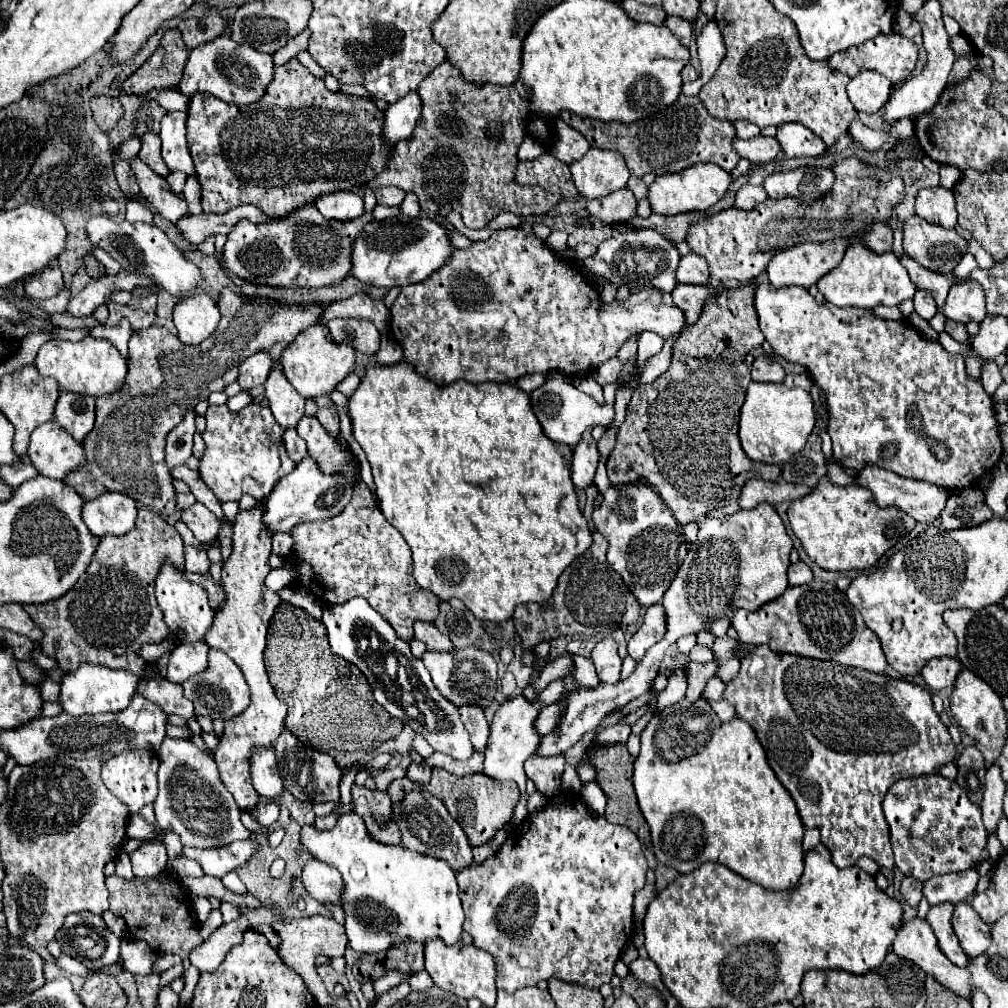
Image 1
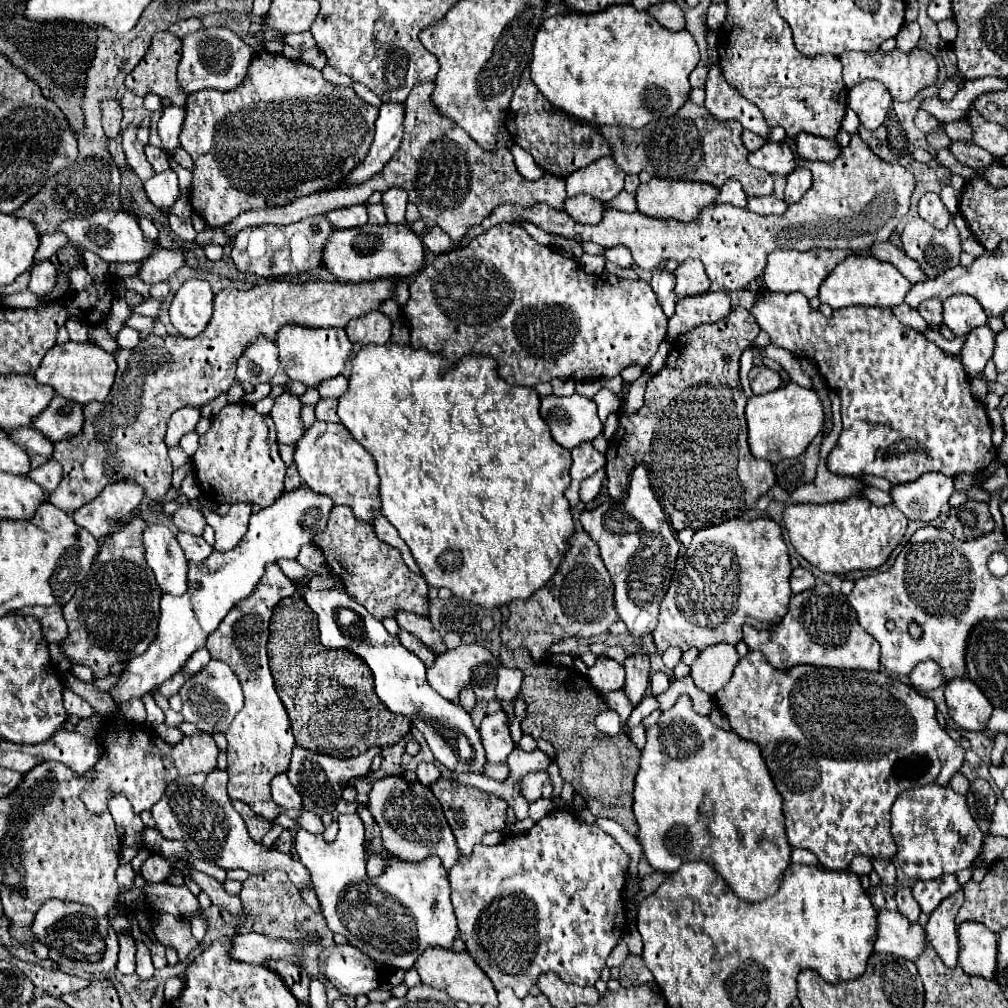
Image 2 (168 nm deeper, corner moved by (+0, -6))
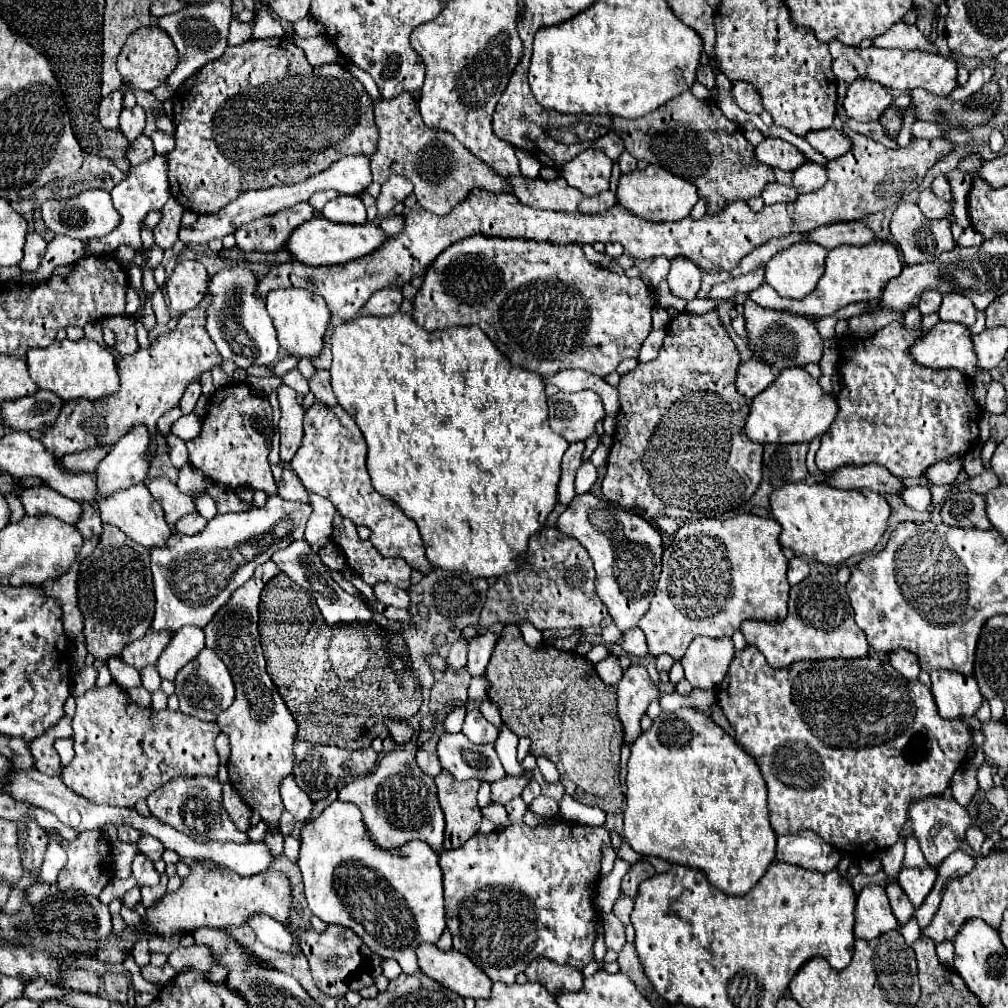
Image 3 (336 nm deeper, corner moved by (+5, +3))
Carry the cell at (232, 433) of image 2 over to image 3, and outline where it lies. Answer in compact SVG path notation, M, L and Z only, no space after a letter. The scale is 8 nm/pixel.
M228 384L214 392L208 412L202 422L200 436L186 442L190 464L204 472L214 484L226 488L252 488L266 494L276 494L276 480L272 476L268 454L272 448L272 406L246 384Z

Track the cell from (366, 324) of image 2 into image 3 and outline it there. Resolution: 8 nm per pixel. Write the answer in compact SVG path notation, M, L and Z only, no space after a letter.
M384 288L372 294L364 308L360 308L358 316L392 316L398 312L400 302L402 302L400 288Z

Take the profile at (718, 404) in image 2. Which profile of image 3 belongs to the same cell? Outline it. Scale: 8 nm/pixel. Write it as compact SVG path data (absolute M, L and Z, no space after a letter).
M716 310L674 316L666 326L660 356L648 364L638 364L618 384L620 412L602 494L622 508L638 508L648 520L662 516L678 520L718 518L742 508L760 486L764 446L750 442L744 432L748 400L740 398L736 390L738 364L740 354Z

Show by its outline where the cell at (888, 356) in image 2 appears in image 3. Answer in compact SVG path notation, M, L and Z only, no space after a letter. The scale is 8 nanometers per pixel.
M892 322L868 338L838 340L842 390L836 396L838 414L828 430L830 436L822 436L822 446L816 452L816 466L822 472L836 470L838 466L846 464L864 466L876 462L898 478L918 478L932 462L950 458L952 454L966 454L974 446L978 440L980 408L976 408L976 412L970 408L972 384L958 370L928 370L926 366L916 364L912 354L908 354L908 346L912 346L920 334L924 334L924 328L908 330L900 322Z

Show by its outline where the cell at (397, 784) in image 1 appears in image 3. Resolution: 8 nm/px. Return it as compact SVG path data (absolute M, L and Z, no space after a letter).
M442 770L436 778L438 788L438 800L442 806L442 812L446 816L446 848L460 848L468 838L472 838L482 822L482 812L476 802L476 794L482 786L482 780L468 780L458 782Z

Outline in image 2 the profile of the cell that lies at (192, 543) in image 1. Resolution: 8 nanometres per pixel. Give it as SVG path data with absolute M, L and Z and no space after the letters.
M179 533L177 541L181 545L181 549L185 551L187 561L191 563L201 563L201 559L205 559L205 555L209 555L213 551L213 547L197 535L189 535L189 533Z

